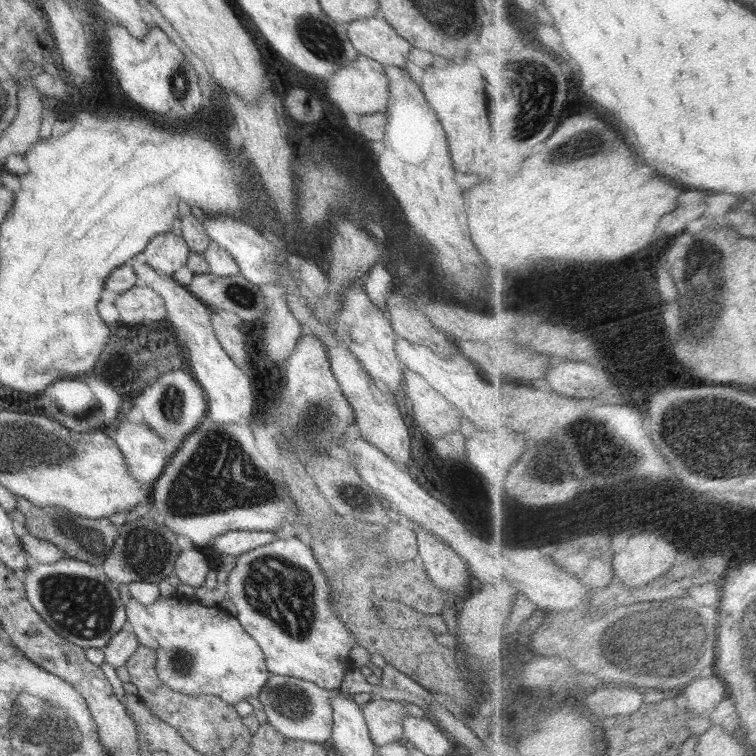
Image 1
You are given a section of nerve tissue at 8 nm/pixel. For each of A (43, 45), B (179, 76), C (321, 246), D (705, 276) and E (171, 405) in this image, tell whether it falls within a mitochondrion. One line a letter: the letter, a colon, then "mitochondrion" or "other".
A: other
B: mitochondrion
C: other
D: mitochondrion
E: mitochondrion

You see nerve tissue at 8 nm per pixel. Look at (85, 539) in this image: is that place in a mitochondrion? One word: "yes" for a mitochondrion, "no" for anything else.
yes

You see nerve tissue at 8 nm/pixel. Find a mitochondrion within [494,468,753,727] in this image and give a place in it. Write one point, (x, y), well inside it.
(646, 645)

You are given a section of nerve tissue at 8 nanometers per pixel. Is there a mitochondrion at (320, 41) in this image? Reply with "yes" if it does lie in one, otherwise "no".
yes

